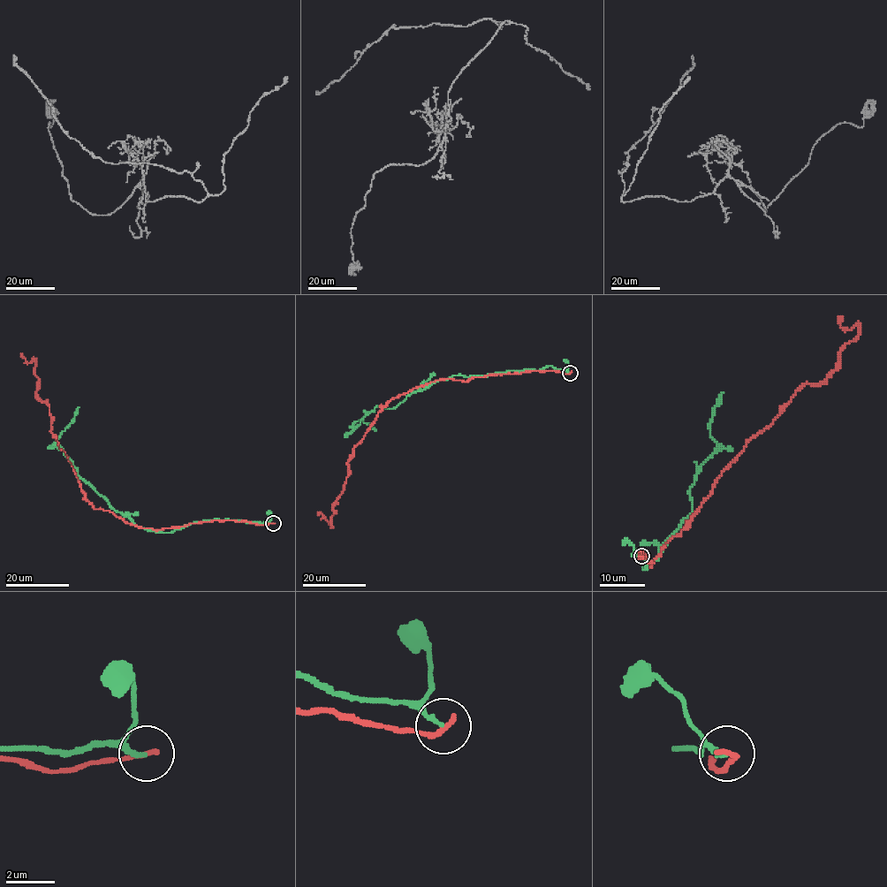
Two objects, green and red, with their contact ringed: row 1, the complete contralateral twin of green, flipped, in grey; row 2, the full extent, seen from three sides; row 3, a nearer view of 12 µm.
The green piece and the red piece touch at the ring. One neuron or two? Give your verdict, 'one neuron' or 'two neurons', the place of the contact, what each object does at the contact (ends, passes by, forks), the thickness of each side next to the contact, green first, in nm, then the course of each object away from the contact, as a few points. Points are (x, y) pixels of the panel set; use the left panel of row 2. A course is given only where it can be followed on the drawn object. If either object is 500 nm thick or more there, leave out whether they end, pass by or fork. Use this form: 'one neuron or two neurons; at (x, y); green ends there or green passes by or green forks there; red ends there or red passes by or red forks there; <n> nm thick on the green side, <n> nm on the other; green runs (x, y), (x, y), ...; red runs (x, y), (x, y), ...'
two neurons; at (273, 523); green ends there; red ends there; 180 nm thick on the green side, 240 nm on the other; green runs (272, 523), (210, 519), (162, 533), (137, 526), (79, 476), (56, 443), (79, 406); red runs (272, 523), (154, 530), (95, 509), (50, 431), (48, 402), (35, 393), (35, 361), (20, 352)

